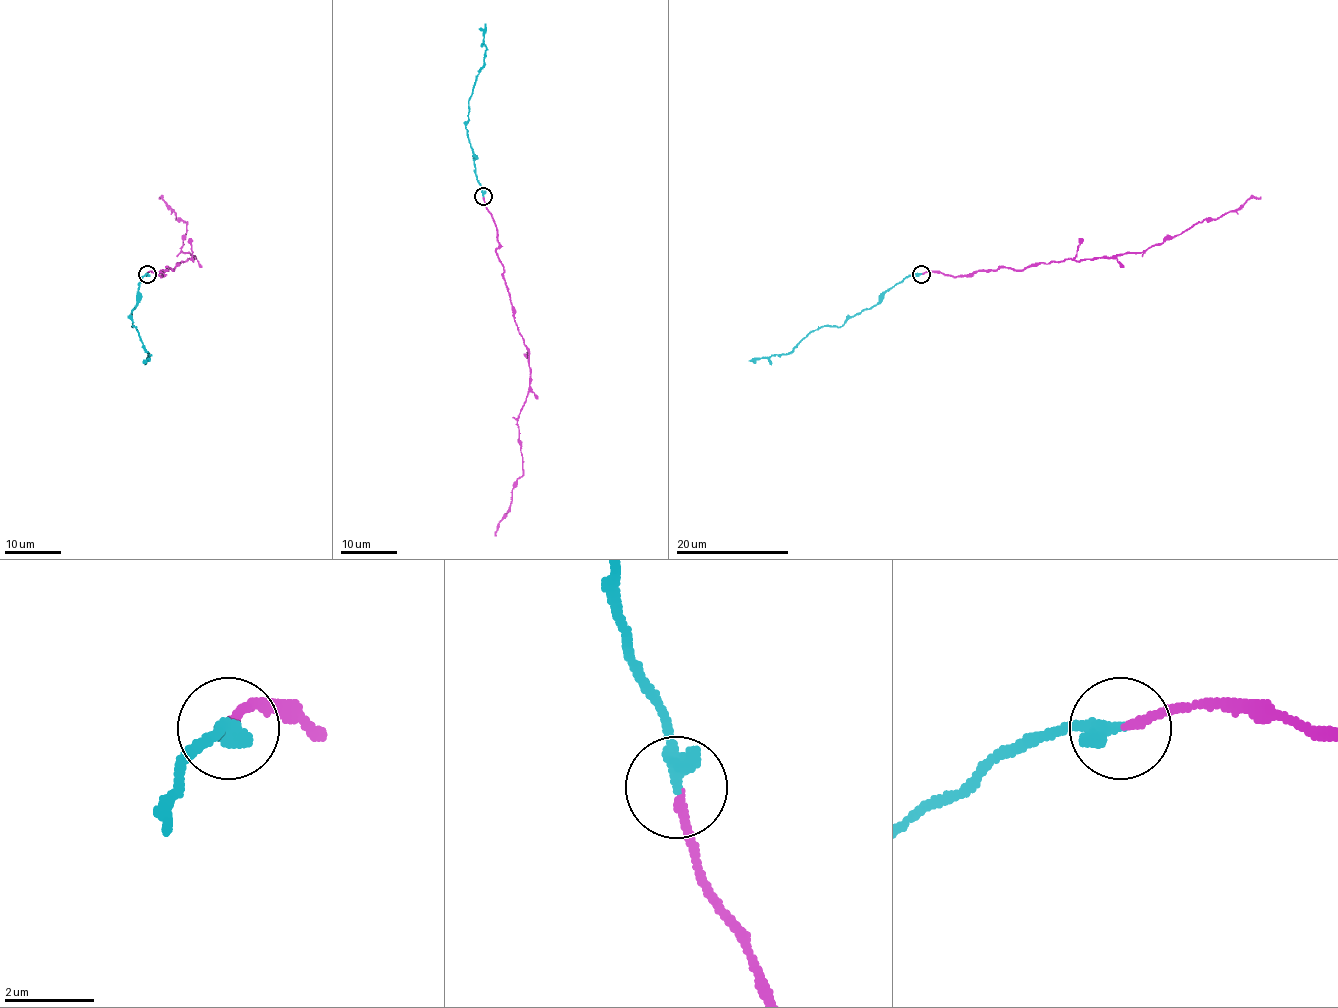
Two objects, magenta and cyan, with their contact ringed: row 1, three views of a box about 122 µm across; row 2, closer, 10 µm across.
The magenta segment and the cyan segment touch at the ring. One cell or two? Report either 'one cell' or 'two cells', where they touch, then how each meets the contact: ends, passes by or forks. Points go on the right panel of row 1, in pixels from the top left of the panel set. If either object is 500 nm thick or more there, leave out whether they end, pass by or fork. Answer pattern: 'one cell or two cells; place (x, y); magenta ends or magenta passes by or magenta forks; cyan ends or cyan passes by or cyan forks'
two cells; place (921, 274); magenta ends; cyan ends

